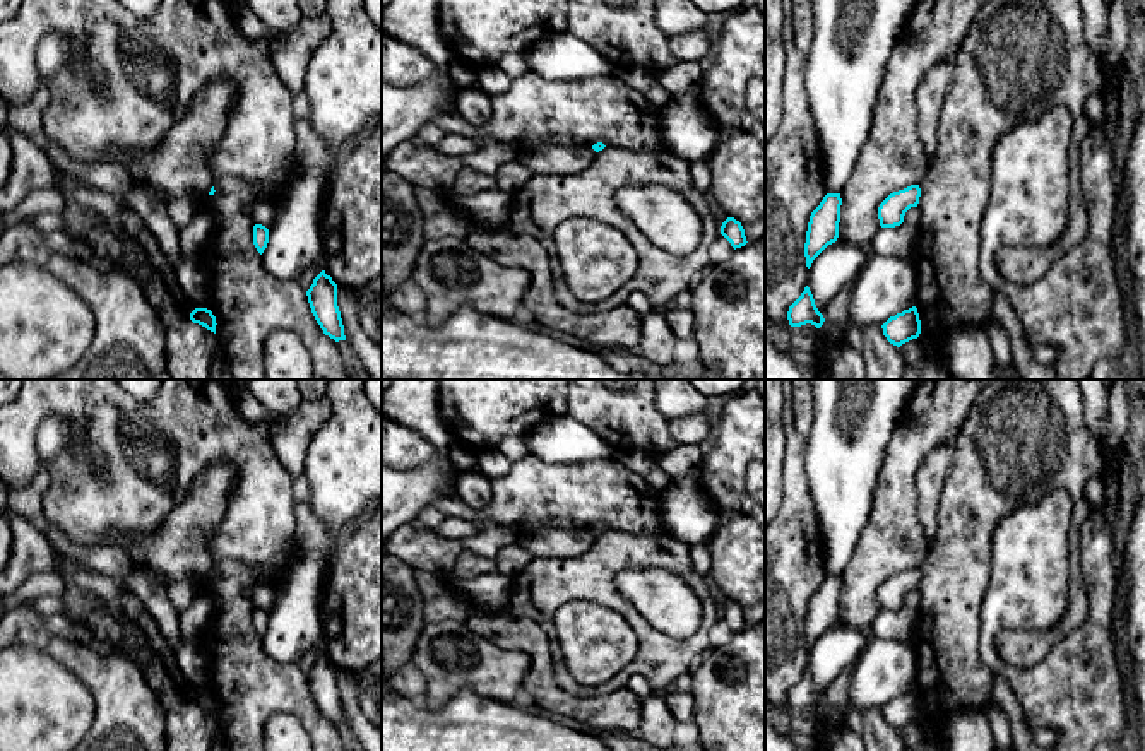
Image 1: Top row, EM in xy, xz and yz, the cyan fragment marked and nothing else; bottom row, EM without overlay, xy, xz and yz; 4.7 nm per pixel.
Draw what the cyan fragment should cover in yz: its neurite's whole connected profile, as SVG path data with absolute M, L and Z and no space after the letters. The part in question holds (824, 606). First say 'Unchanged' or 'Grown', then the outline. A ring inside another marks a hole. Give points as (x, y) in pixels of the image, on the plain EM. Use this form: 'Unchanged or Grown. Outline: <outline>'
Unchanged. Outline: M827 577L820 588L811 595L804 626L804 640L808 652L828 628L837 624L840 588L840 577Z

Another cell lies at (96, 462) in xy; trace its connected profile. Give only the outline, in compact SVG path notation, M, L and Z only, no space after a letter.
M72 429L68 435L68 440L82 448L82 460L87 464L91 472L94 474L104 474L106 472L106 458L86 445L86 441L79 436L77 429Z

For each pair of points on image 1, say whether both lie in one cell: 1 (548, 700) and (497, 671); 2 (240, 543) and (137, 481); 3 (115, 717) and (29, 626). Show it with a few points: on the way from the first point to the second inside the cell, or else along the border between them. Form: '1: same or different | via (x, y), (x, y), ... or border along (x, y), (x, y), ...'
1: different | border along (507, 647), (519, 649), (529, 657), (521, 698)
2: same | via (245, 476), (216, 440), (173, 437), (120, 416)
3: same | via (113, 690), (57, 635)

